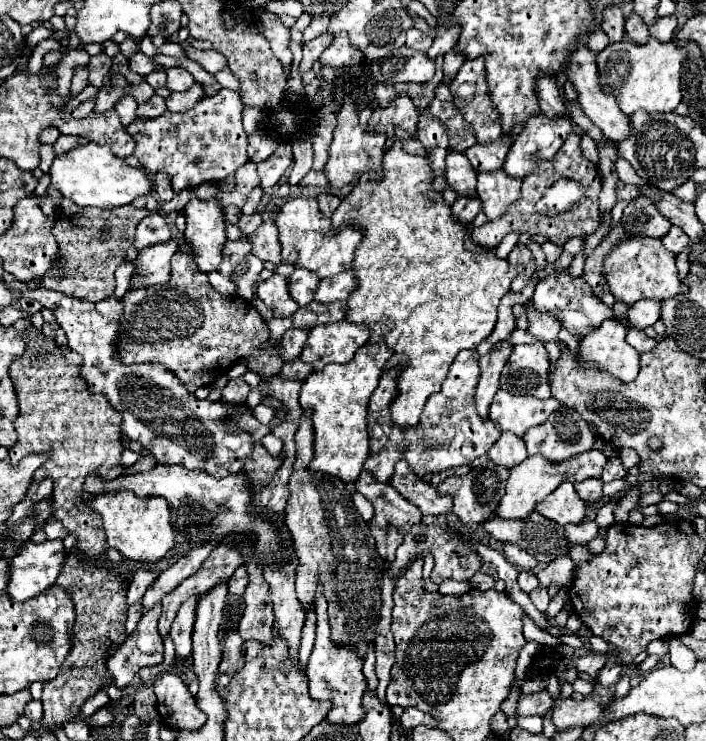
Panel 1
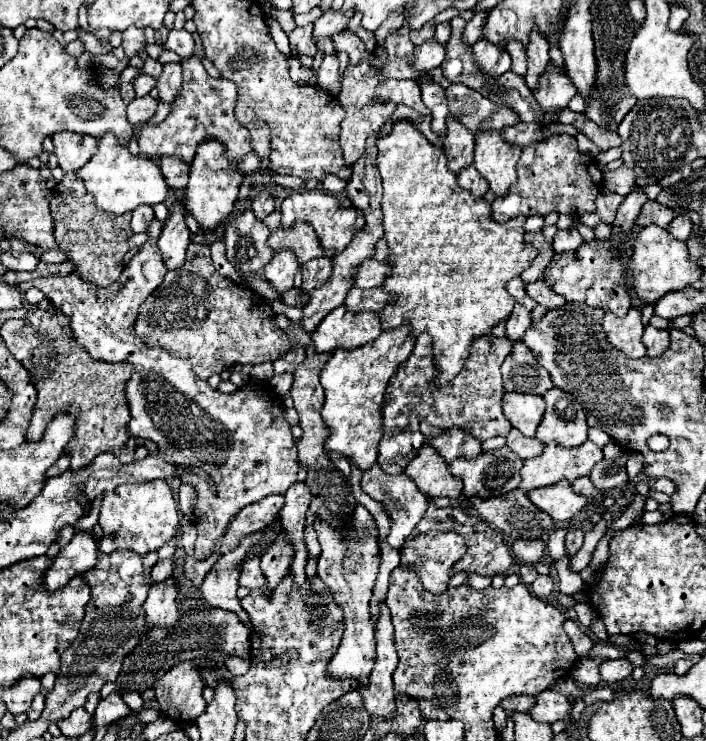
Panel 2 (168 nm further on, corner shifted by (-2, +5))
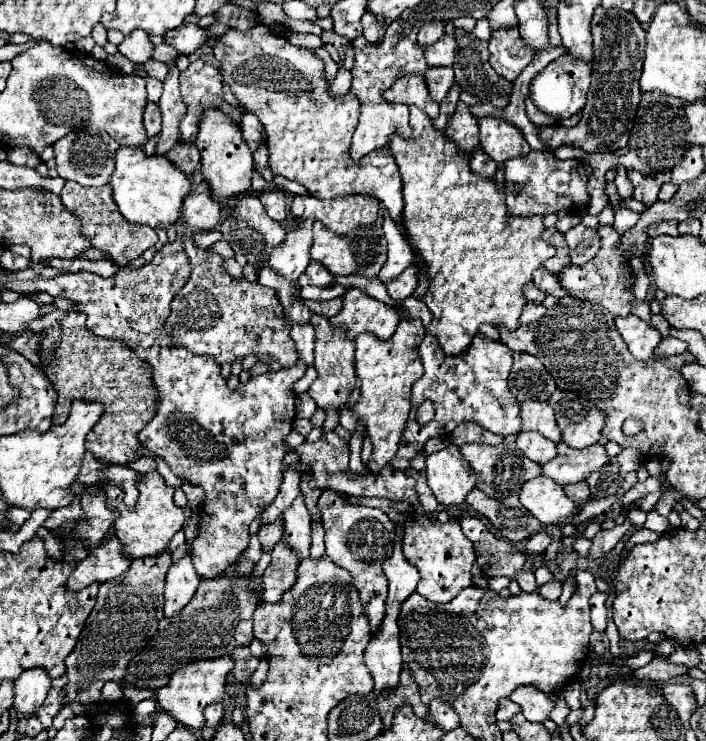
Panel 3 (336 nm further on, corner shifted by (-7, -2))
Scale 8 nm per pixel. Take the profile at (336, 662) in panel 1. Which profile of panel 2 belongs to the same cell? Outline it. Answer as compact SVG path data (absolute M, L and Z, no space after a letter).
M356 504L350 526L352 532L336 534L336 530L328 522L314 520L314 530L322 546L322 554L318 558L318 576L336 592L336 602L344 610L344 626L346 626L340 648L328 664L328 672L342 680L354 678L360 682L362 688L364 684L368 684L368 674L372 672L372 664L376 656L374 624L370 620L372 618L370 600L380 566L380 544L378 544L380 536L378 536L376 520L362 504Z

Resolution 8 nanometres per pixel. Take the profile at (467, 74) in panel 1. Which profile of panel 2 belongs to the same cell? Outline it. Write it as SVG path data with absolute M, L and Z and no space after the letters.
M482 38L474 44L474 56L476 56L478 66L484 72L488 72L490 76L500 76L506 70L510 70L510 62L512 62L510 54L502 46L496 46L496 44L488 42L486 38Z

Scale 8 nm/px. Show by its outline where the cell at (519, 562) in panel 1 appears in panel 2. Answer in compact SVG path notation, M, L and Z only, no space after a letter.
M516 540L512 550L514 556L526 564L536 564L544 554L546 544L542 540Z

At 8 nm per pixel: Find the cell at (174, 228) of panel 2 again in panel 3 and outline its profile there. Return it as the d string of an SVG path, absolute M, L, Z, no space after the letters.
M203 181L197 189L193 189L183 201L183 219L189 229L195 233L199 231L213 231L219 223L221 205L215 203L209 195L209 187Z

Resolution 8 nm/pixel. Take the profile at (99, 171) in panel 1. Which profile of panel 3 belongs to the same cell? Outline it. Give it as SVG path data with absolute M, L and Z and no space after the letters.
M119 147L109 187L113 191L113 201L117 203L121 215L129 223L149 225L149 227L157 225L169 227L181 215L181 205L187 193L191 191L191 181L167 157L161 155L147 157L139 147Z

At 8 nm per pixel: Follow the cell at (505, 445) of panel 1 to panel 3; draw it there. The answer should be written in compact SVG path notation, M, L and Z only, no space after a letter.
M519 433L517 435L517 447L531 461L537 461L539 465L551 461L557 455L557 445L539 433Z

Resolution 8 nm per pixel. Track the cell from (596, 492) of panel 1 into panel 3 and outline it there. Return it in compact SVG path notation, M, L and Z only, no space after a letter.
M585 481L577 483L577 485L567 485L563 489L569 495L569 499L573 499L577 505L583 505L583 503L587 503L591 499L591 491L589 491L589 485Z

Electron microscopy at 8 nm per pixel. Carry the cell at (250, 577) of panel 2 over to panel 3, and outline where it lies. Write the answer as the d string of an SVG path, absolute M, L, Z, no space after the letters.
M282 540L272 549L271 557L271 563L261 577L263 601L277 603L281 595L295 583L295 571L297 571L299 559Z

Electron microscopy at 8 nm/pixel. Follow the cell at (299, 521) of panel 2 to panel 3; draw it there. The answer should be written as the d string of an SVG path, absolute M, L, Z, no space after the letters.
M301 475L301 493L303 493L303 499L305 499L305 505L309 507L309 513L311 513L311 521L321 521L321 515L319 515L319 509L317 509L317 501L321 497L321 491L319 489L311 489L309 487L309 475Z

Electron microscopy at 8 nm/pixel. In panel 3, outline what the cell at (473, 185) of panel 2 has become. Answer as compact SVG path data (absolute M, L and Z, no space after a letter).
M475 149L473 151L473 155L471 155L471 159L469 159L469 167L471 167L471 171L475 173L475 175L481 175L483 179L485 177L493 177L495 175L495 171L497 171L497 165L481 151L481 149Z

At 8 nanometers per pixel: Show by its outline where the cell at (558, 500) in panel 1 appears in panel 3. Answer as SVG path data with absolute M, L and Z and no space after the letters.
M537 477L525 483L519 499L523 507L527 507L543 525L561 523L579 511L565 495L563 487L549 477Z

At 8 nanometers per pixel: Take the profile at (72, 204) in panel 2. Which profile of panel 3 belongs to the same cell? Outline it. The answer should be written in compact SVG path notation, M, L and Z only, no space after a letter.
M67 181L59 197L65 209L75 211L75 215L81 219L81 235L87 235L87 239L91 241L91 247L105 253L105 257L113 261L119 269L129 267L137 257L143 255L145 249L157 243L157 233L151 227L133 225L123 219L123 215L117 211L117 205L113 205L111 189L107 185L95 189L95 187L83 187L79 183Z

